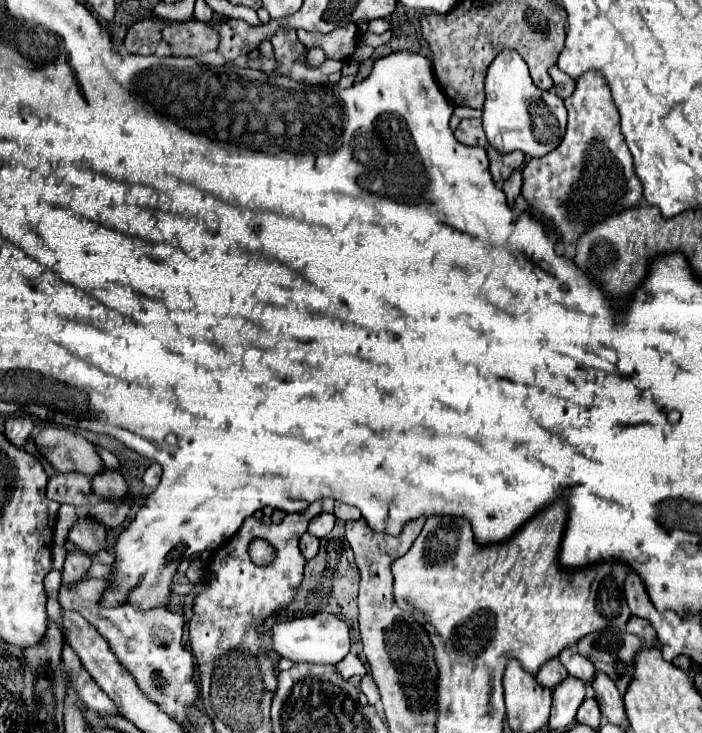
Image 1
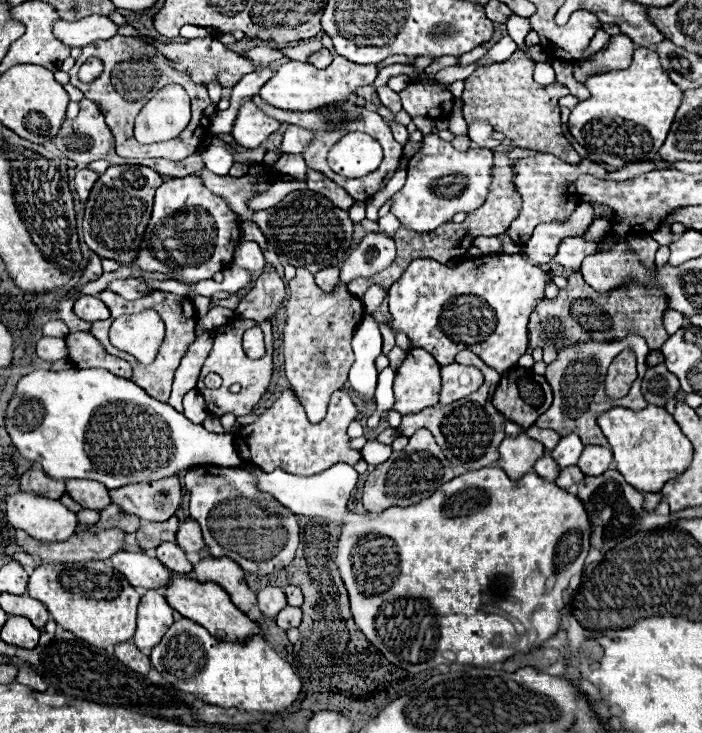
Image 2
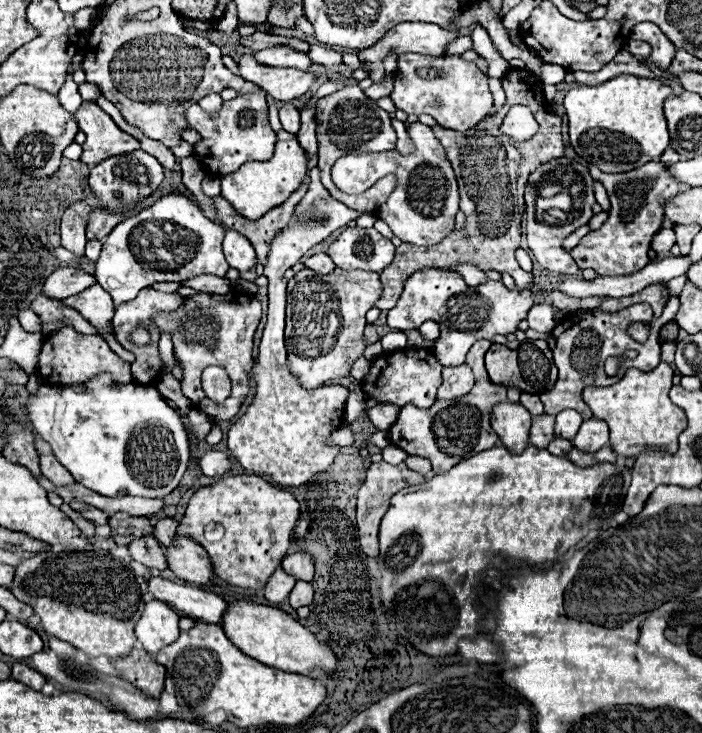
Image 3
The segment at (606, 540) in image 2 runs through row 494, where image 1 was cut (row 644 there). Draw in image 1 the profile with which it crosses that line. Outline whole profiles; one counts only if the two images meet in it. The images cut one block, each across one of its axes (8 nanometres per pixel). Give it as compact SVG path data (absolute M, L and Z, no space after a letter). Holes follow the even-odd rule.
M604 628L600 632L588 634L584 640L578 642L578 654L592 660L598 672L610 676L620 690L626 692L632 672L634 672L634 658L636 652L642 648L642 640L620 628Z

